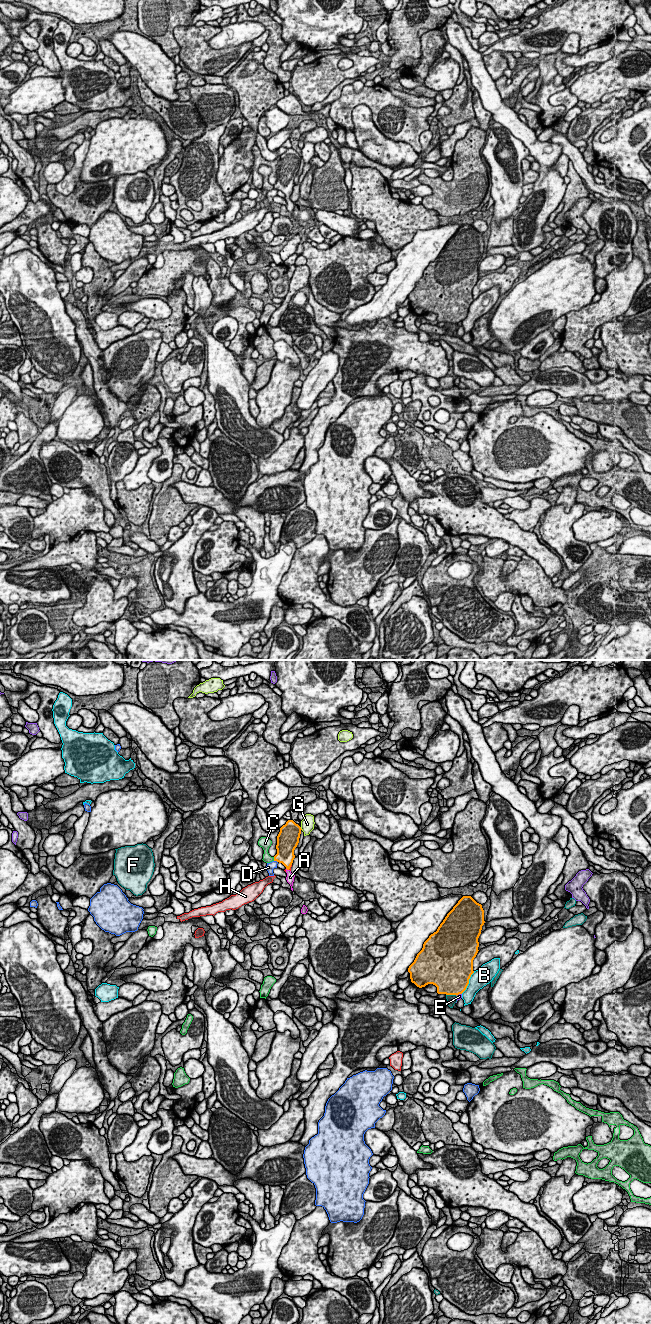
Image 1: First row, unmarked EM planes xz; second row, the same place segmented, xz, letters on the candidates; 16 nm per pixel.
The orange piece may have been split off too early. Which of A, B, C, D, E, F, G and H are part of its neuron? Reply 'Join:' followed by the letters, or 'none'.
Join: A

